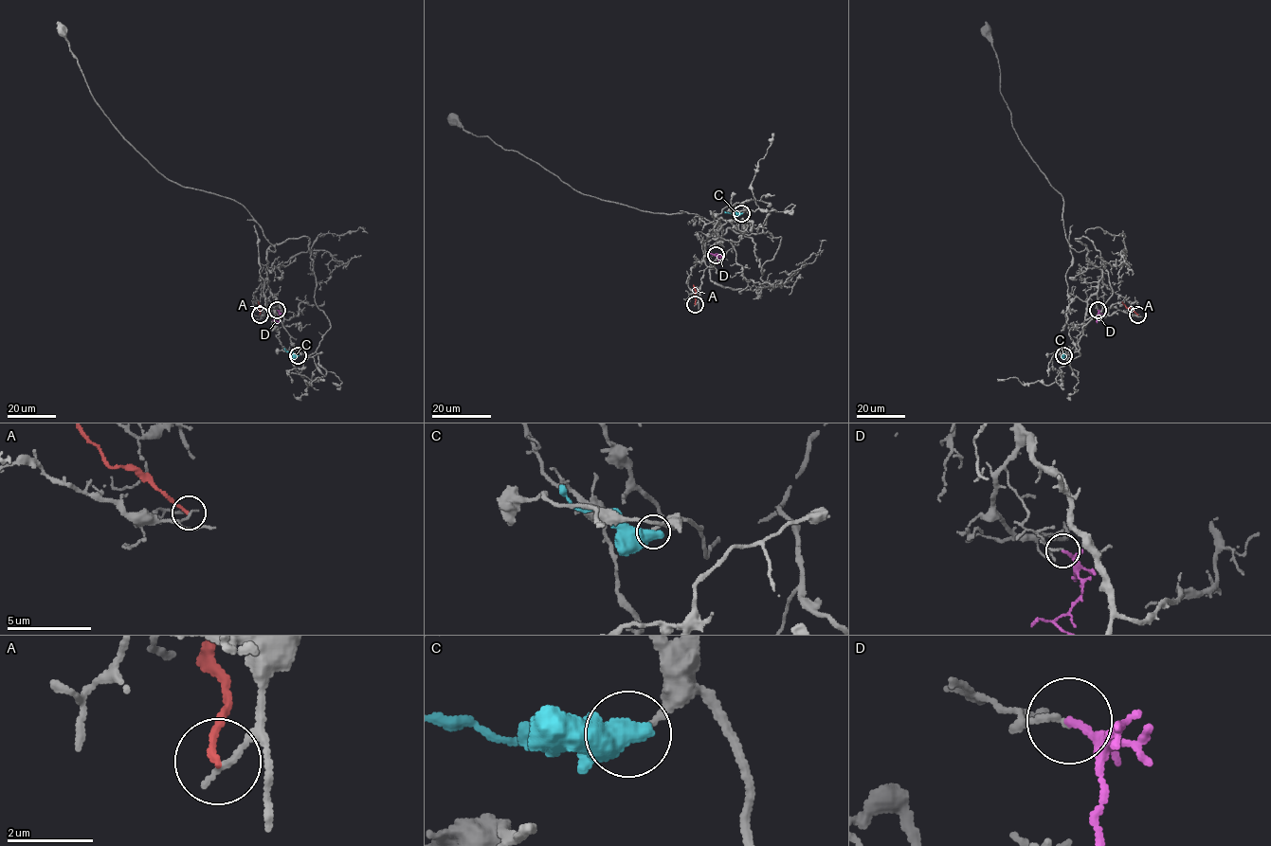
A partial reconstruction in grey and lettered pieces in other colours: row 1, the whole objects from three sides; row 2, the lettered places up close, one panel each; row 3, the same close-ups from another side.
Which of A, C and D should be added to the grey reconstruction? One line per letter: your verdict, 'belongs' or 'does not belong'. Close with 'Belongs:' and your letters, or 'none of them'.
A: does not belong
C: does not belong
D: does not belong
Belongs: none of them

